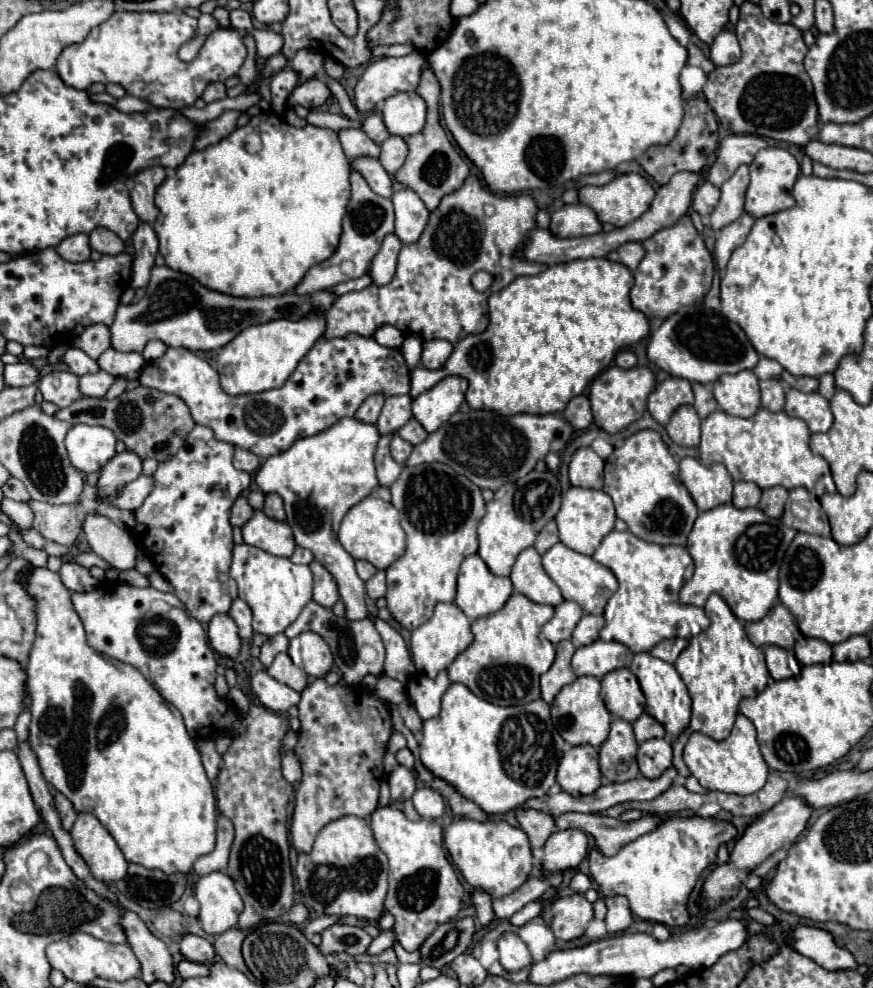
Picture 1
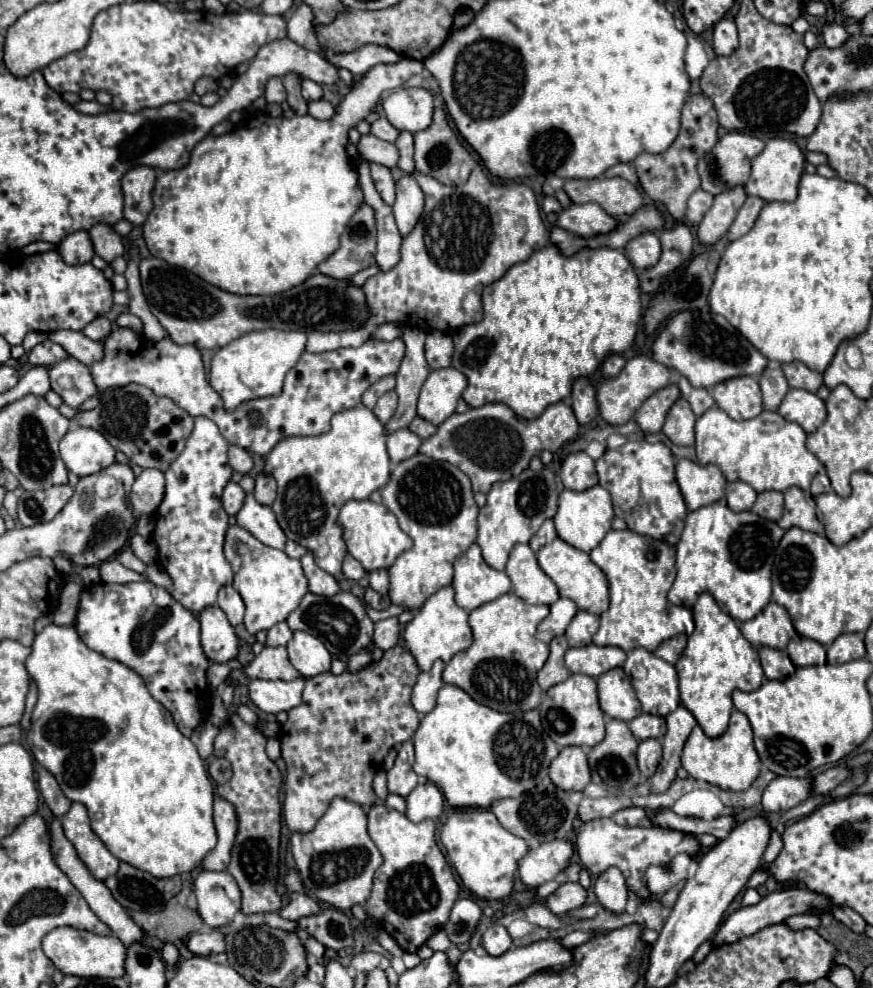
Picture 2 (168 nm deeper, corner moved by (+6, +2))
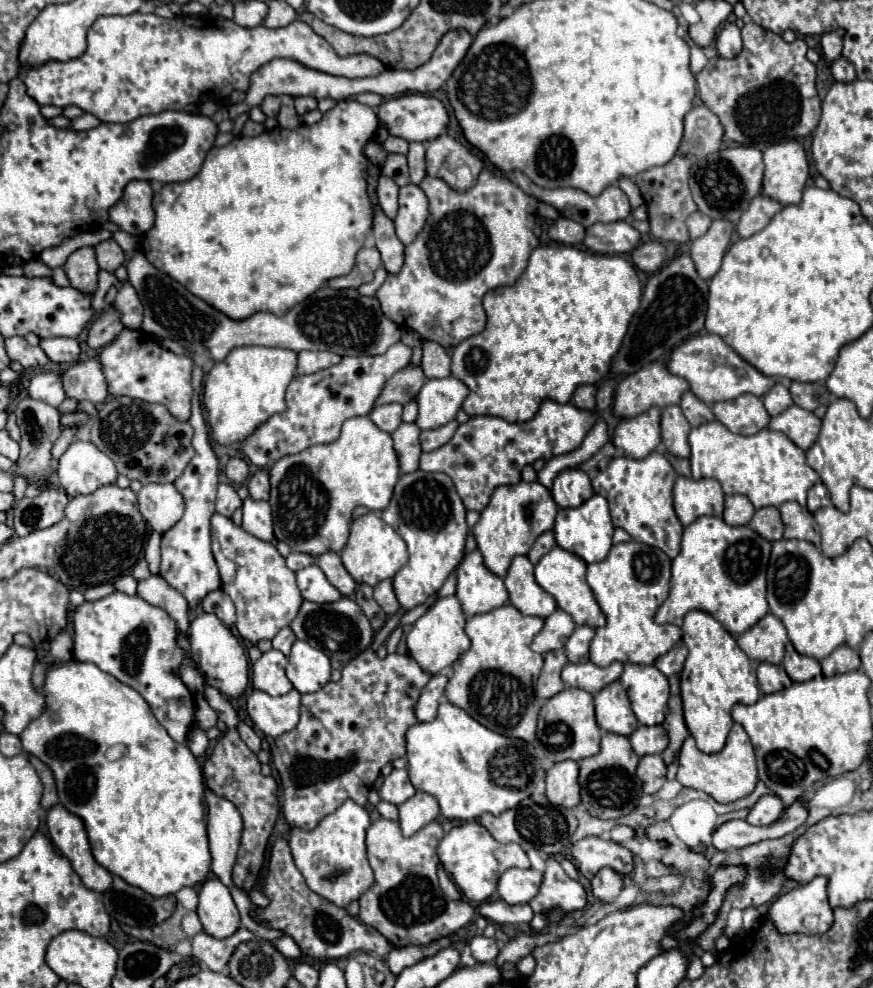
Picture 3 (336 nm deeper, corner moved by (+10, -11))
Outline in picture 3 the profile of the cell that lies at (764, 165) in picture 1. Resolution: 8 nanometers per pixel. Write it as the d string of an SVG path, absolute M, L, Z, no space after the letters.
M799 142L773 144L763 152L765 174L761 194L783 206L799 204L809 178L809 162Z

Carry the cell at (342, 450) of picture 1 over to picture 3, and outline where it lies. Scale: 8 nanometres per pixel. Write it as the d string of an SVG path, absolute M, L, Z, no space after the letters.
M355 416L343 424L341 436L331 444L319 444L307 448L301 454L283 456L269 470L271 476L271 508L273 508L273 530L279 542L285 542L291 550L321 556L325 552L341 552L347 536L353 510L367 506L369 510L383 510L389 504L393 486L399 478L399 464L393 450L393 440L387 432L381 432L369 416Z

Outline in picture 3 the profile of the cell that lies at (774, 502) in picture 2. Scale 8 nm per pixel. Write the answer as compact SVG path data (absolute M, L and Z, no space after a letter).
M773 506L759 508L755 512L755 516L751 518L749 528L753 528L757 534L765 536L765 540L769 540L769 542L781 540L781 536L783 536L783 522L781 522L779 510L773 508Z

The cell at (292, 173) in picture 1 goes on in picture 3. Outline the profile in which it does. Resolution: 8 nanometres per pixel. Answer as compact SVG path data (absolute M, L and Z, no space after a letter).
M341 100L333 110L323 114L321 122L317 122L313 126L299 126L295 130L277 128L277 130L263 132L255 138L247 138L247 136L235 138L227 146L213 146L201 166L201 172L193 180L183 182L183 184L165 184L159 192L155 192L155 196L153 196L155 224L149 232L145 232L141 236L143 254L147 256L147 260L151 260L151 264L157 270L169 274L179 284L185 284L185 288L189 288L189 292L193 292L195 296L201 296L201 300L205 300L207 304L213 304L213 308L217 308L219 312L233 316L233 320L243 320L259 310L273 312L277 316L285 314L289 308L293 308L295 304L305 300L305 296L311 296L323 282L327 282L335 276L349 274L355 264L357 250L365 244L365 238L371 232L373 210L371 210L371 202L367 198L367 180L365 180L367 178L365 168L367 168L369 160L363 156L363 146L365 146L365 142L369 142L373 138L377 126L379 126L377 116L369 106L351 102L351 100Z

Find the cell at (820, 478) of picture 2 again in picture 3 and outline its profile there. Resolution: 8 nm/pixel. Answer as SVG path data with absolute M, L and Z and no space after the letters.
M822 482L816 483L808 492L807 508L809 512L815 512L817 508L829 506L831 504L827 488Z

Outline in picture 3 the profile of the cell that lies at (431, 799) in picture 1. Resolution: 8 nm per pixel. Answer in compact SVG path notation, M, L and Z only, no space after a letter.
M417 792L405 804L399 804L399 824L405 836L413 836L423 826L437 820L437 816L439 816L439 804L435 796L425 792Z

